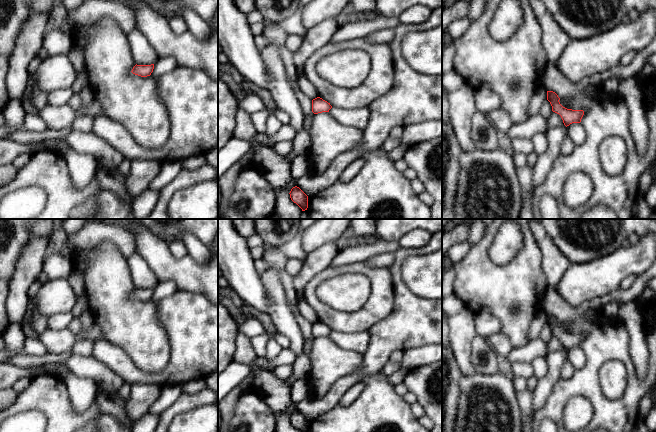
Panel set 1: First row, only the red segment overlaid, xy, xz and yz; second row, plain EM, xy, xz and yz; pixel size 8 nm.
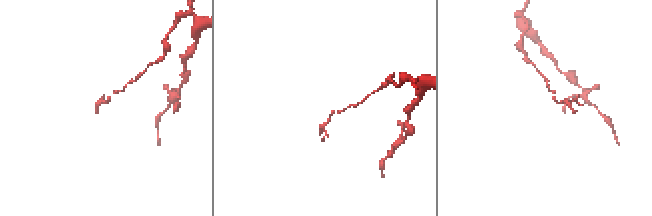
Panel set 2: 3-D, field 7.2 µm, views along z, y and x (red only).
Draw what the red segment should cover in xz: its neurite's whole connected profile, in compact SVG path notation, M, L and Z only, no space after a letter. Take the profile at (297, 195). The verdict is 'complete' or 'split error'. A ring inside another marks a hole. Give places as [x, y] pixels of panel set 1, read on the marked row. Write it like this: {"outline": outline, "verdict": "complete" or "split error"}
{"outline": "M297 186L293 187L290 191L291 200L296 203L302 211L308 208L308 196Z", "verdict": "complete"}

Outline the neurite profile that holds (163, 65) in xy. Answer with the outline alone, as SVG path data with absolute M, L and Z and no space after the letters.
M173 56L158 58L157 62L154 64L154 69L151 76L158 78L163 74L172 71L177 66L178 62Z

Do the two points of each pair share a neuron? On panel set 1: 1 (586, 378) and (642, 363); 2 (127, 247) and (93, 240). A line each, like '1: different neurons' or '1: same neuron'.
1: different neurons
2: same neuron

